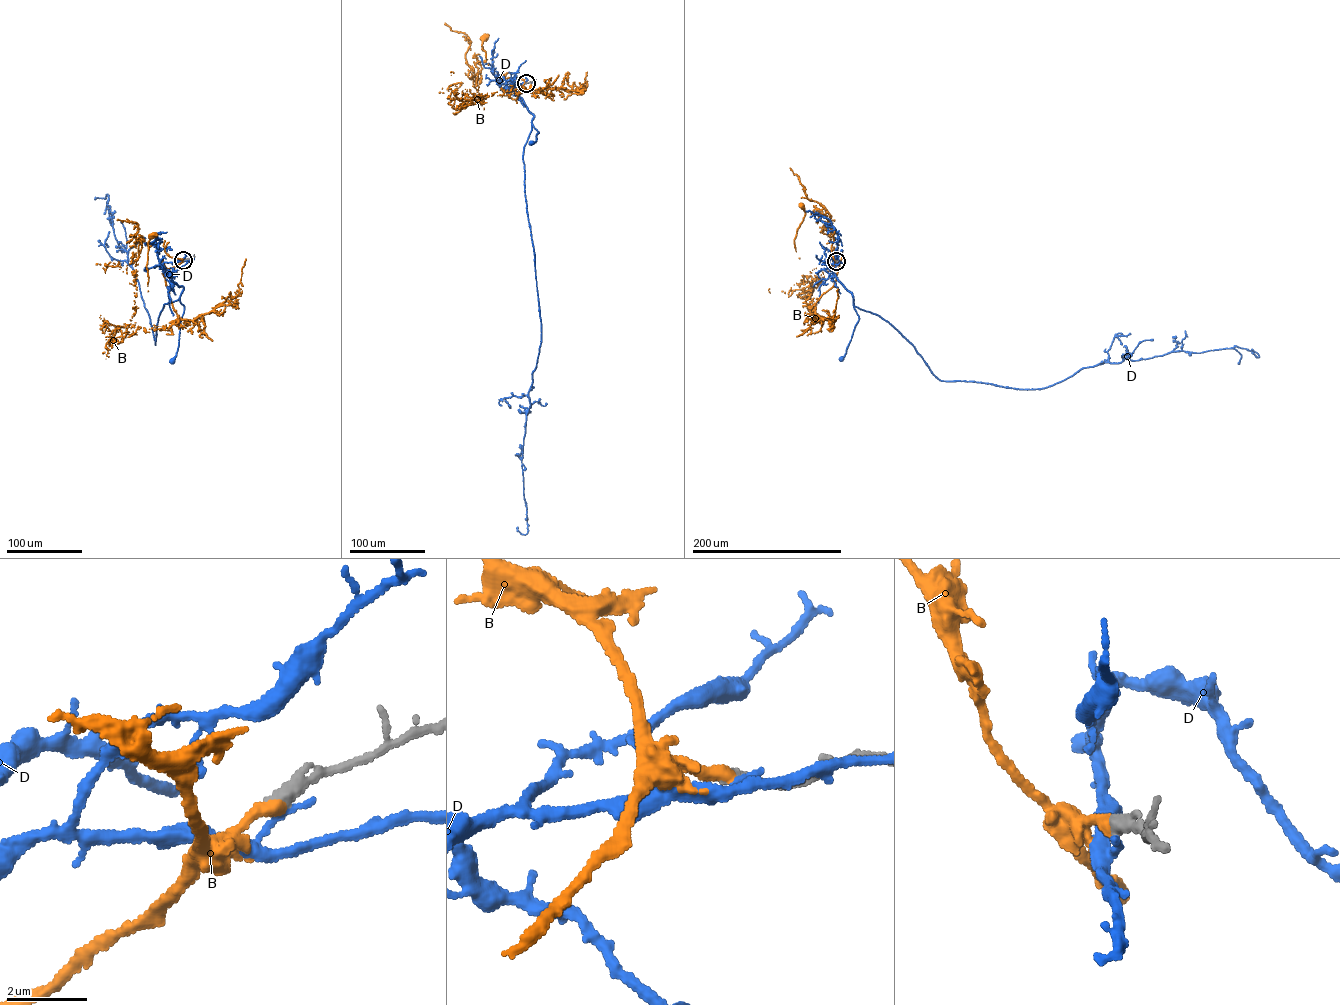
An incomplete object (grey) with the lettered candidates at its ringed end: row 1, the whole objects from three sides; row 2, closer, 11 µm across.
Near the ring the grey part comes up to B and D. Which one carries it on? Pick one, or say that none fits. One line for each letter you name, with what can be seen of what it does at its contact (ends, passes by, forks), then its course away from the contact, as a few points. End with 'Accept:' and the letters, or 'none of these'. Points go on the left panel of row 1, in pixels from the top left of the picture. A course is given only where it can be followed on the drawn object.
B: it ends there; it runs (183, 260), (163, 271), (178, 323), (133, 326), (133, 263), (141, 236), (148, 246), (153, 234)
Accept: B

